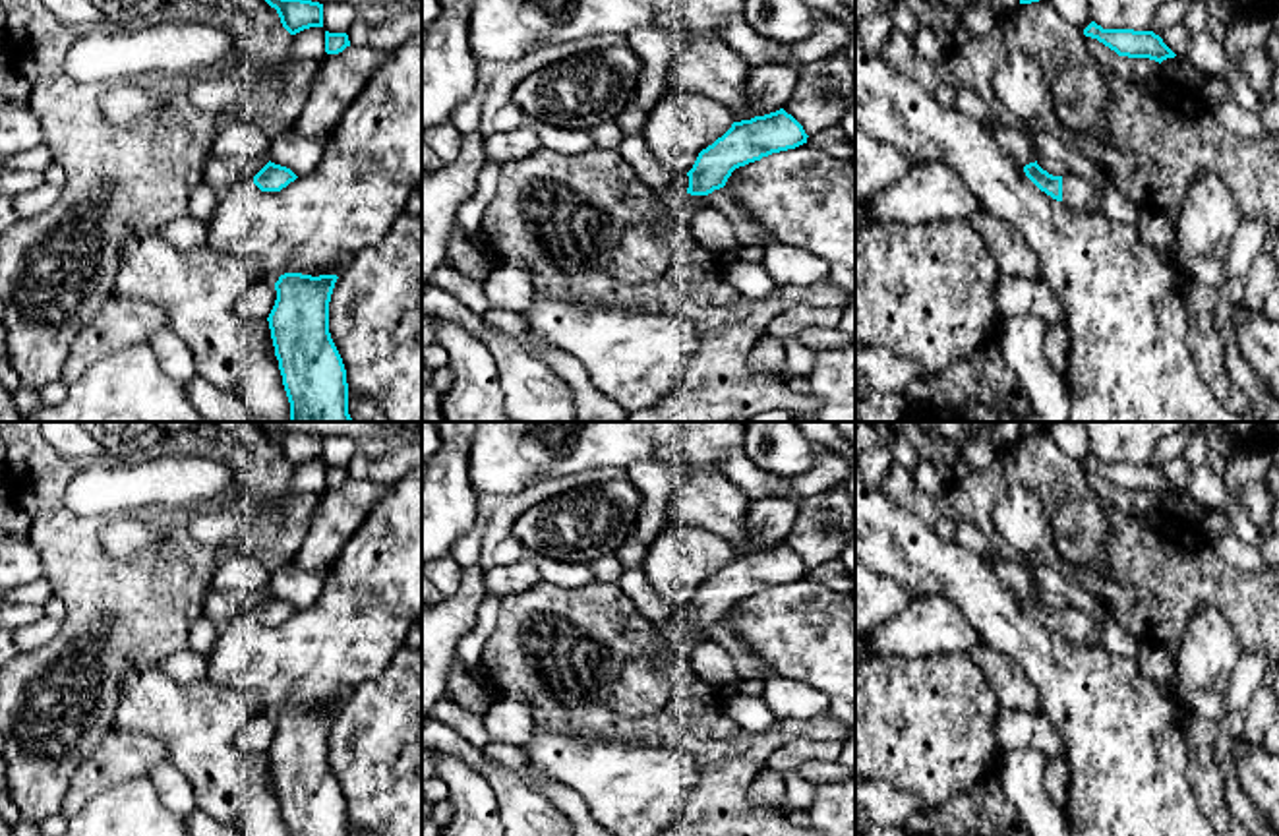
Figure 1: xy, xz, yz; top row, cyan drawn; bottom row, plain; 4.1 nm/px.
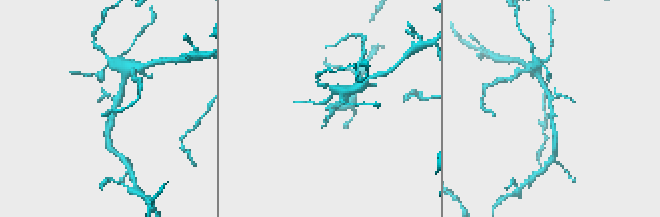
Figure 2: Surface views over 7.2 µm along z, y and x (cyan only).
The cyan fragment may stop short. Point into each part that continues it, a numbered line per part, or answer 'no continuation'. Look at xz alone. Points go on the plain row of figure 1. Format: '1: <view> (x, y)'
1: xz (678, 641)

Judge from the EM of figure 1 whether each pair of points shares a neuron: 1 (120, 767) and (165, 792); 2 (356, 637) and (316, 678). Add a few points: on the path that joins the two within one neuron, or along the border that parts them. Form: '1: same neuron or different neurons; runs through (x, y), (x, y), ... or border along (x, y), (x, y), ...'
1: different neurons; border along (165, 759), (146, 776)
2: same neuron; runs through (345, 645), (324, 666)

